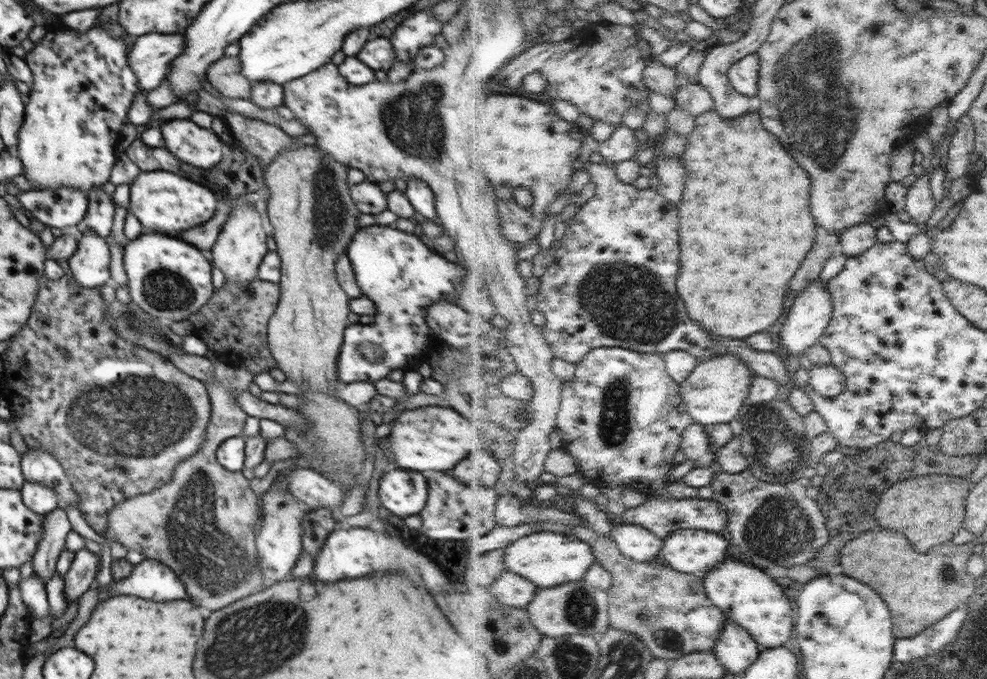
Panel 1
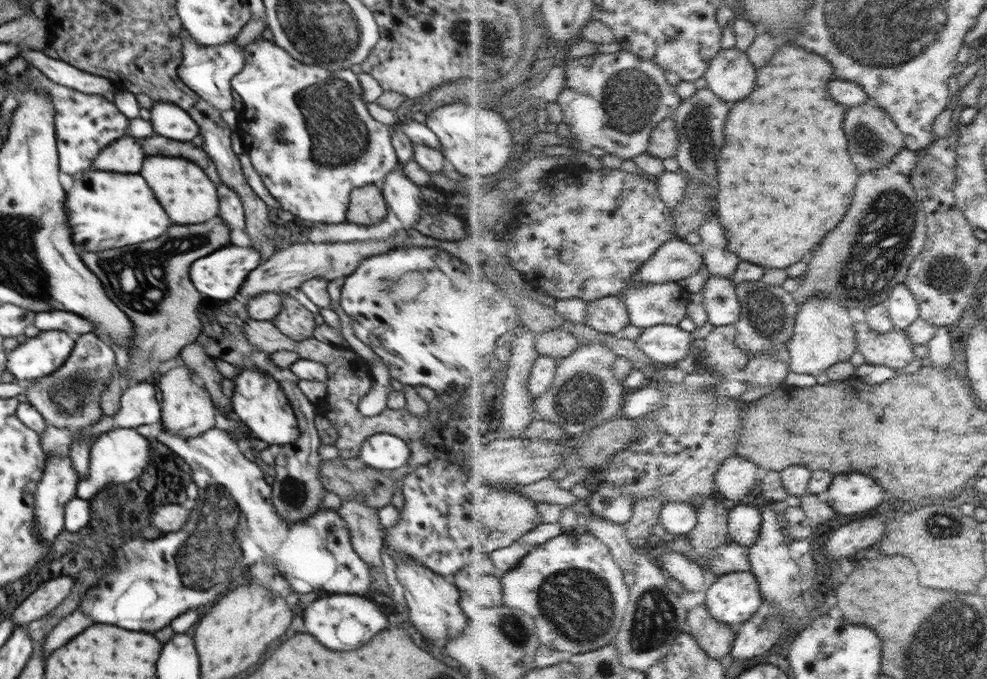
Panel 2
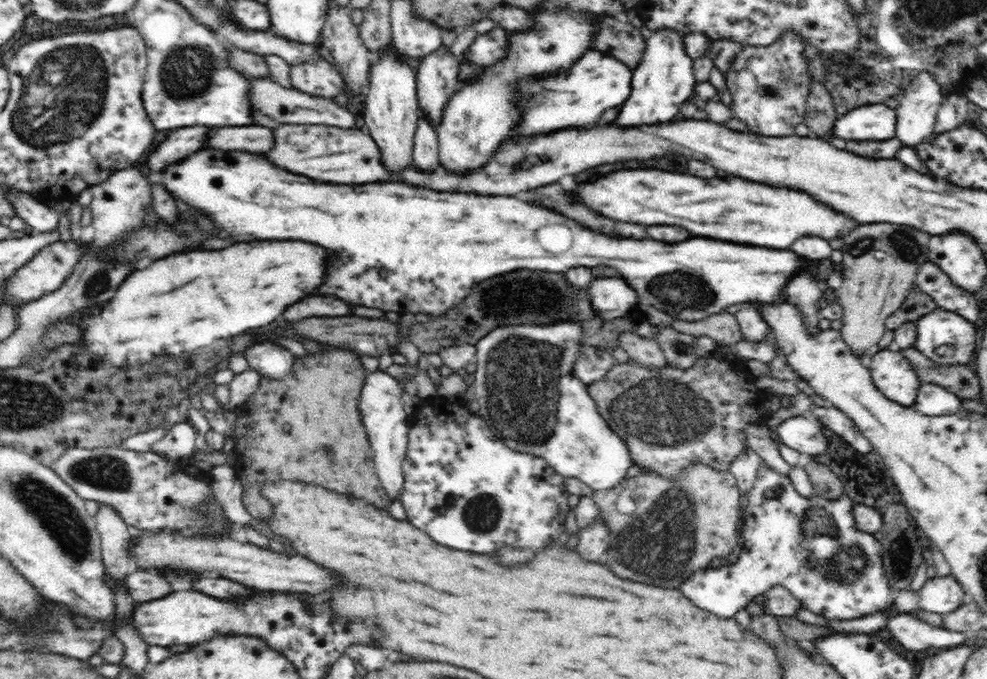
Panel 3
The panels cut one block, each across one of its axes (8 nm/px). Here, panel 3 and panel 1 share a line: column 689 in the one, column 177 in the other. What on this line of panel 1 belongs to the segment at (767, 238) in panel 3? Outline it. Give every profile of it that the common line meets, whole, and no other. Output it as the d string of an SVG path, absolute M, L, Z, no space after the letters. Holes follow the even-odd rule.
M162 169L141 171L130 185L129 211L140 221L142 226L162 232L178 232L188 230L192 226L204 224L214 216L216 196L186 178L180 178L170 171Z

